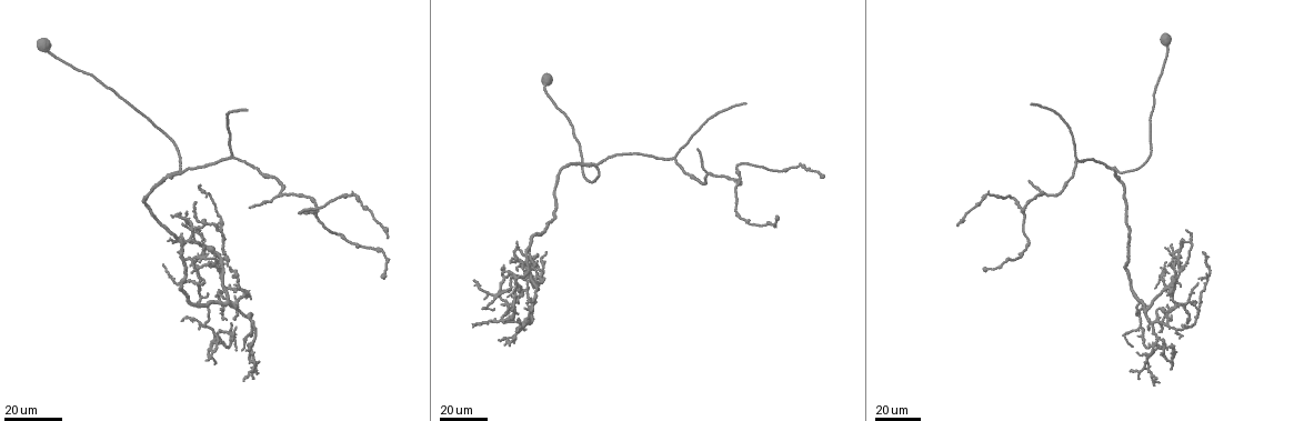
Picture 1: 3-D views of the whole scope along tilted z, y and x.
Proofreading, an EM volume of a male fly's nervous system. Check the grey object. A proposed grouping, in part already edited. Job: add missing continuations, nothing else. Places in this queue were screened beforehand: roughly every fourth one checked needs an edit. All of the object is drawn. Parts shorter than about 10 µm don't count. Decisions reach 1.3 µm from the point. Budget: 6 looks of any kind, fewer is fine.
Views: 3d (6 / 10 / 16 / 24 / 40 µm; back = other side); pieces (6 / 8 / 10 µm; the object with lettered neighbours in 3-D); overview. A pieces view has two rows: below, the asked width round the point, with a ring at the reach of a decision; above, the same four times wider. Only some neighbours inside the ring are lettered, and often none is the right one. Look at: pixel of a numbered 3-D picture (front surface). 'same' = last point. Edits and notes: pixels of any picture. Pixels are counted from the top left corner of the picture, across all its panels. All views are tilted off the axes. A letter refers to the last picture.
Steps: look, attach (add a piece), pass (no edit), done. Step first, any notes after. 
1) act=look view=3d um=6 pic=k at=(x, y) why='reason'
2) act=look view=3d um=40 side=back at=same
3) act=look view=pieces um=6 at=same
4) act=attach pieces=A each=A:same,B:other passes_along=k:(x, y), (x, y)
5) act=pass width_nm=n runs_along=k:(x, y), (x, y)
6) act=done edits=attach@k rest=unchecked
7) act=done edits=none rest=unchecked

act=look view=3d um=40 pic=1 at=(697, 149) why='free end'

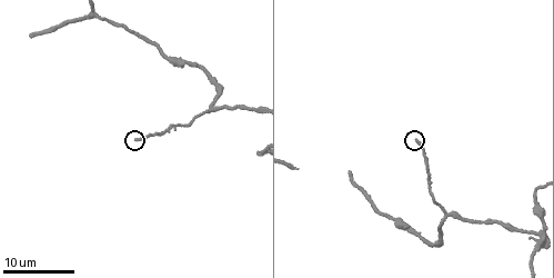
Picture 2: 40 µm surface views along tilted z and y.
act=look view=3d um=6 pic=2 at=(418, 140)

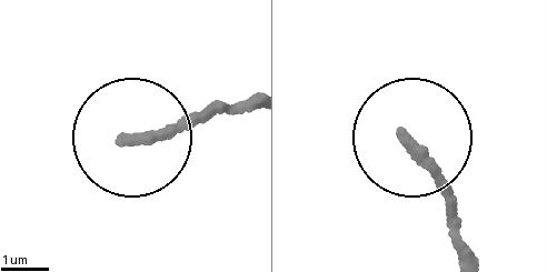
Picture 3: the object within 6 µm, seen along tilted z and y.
act=look view=pieces um=6 pic=3 at=(405, 134)

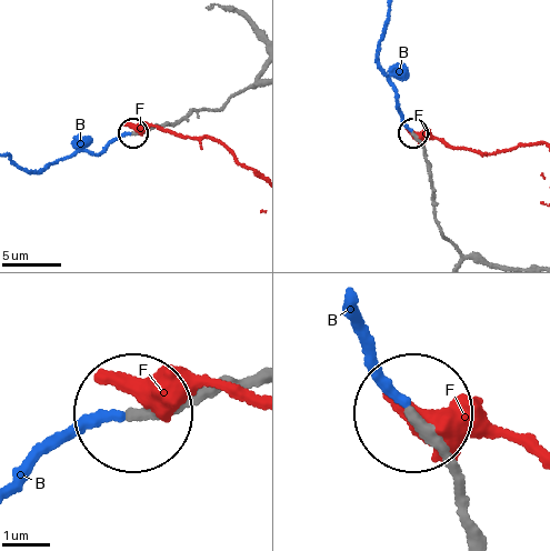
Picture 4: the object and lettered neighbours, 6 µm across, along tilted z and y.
act=attach pieces=B each=B:same,F:other passes_along=4:(481, 532), (357, 311) found='the neuron continues'

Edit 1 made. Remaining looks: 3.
act=look view=3d um=40 pic=1 at=(1032, 104) why='long arm stops here'

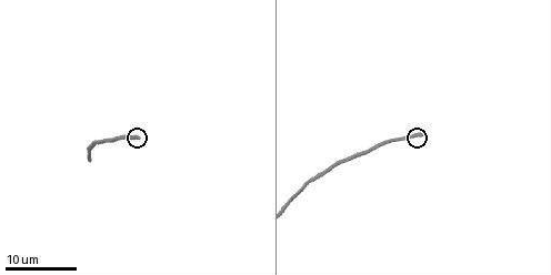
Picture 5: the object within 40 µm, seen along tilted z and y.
act=look view=pieces um=6 pic=5 at=(421, 135)

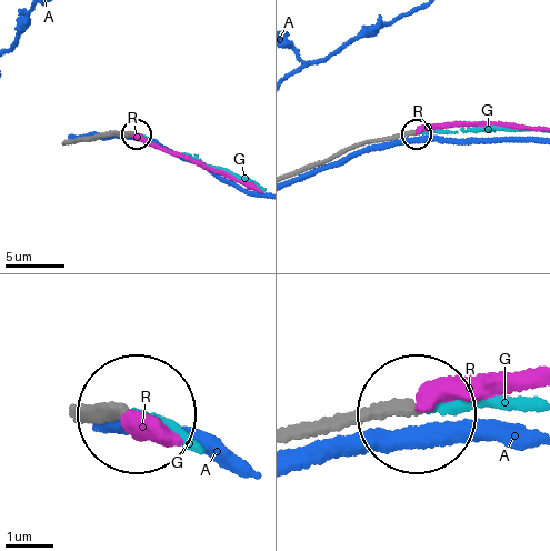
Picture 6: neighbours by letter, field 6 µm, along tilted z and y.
act=attach pieces=G each=A:other,G:same,R:other found='the neuron continues'

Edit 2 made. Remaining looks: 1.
act=done edits=attach@4,attach@6 rest=unchecked

